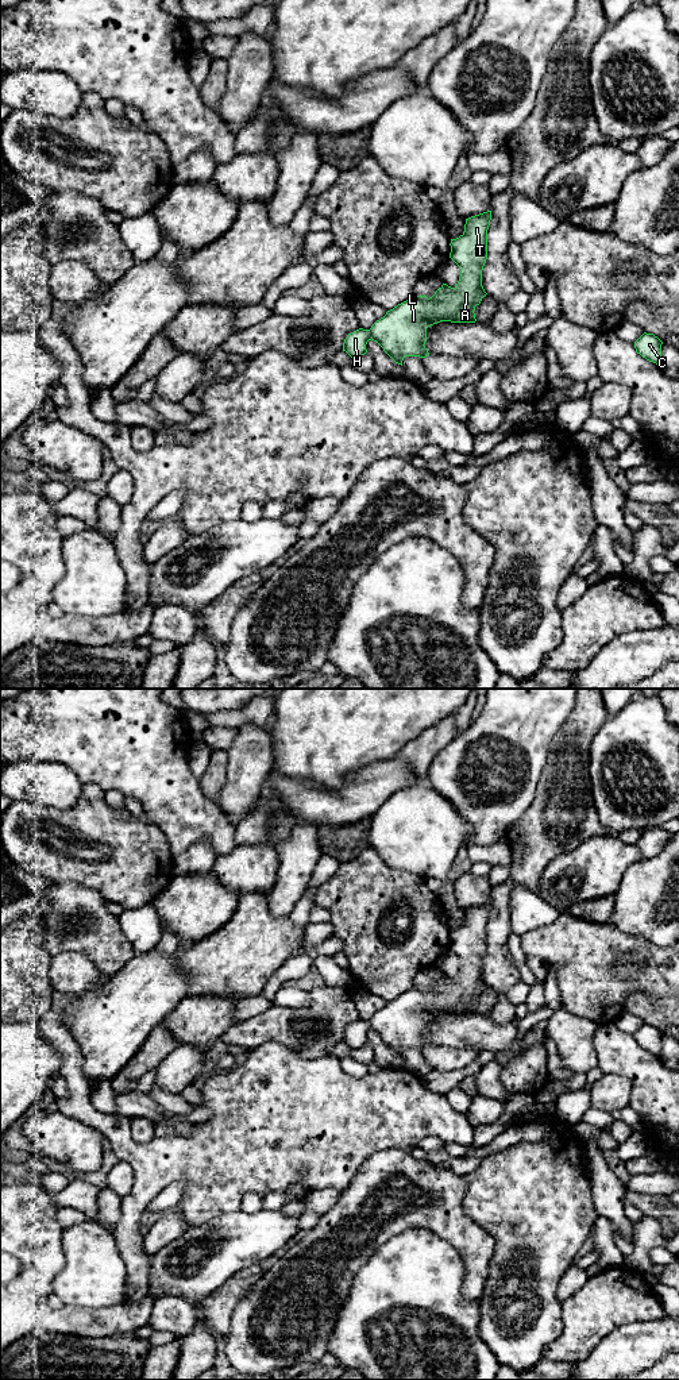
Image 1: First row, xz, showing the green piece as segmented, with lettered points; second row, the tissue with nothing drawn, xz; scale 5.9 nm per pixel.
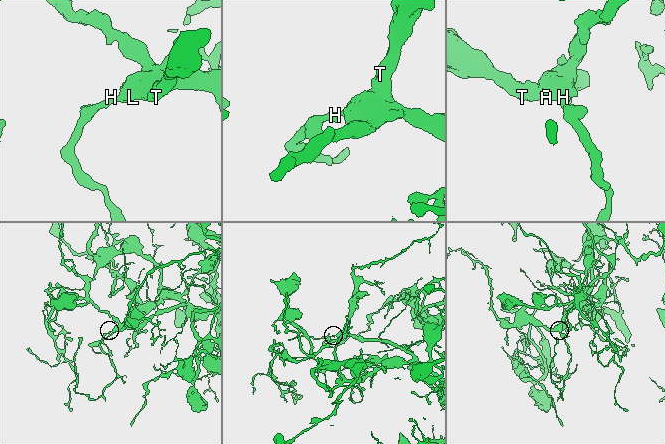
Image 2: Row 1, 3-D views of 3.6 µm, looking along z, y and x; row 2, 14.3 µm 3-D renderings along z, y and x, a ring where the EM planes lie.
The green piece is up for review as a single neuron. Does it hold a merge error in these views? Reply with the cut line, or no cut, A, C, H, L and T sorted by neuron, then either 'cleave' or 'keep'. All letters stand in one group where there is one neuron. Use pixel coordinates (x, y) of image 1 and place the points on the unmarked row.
no cut | A C H L T | keep

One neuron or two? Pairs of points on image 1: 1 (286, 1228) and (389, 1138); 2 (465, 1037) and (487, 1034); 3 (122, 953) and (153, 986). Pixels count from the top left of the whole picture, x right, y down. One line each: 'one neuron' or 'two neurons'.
1: two neurons
2: one neuron
3: two neurons

